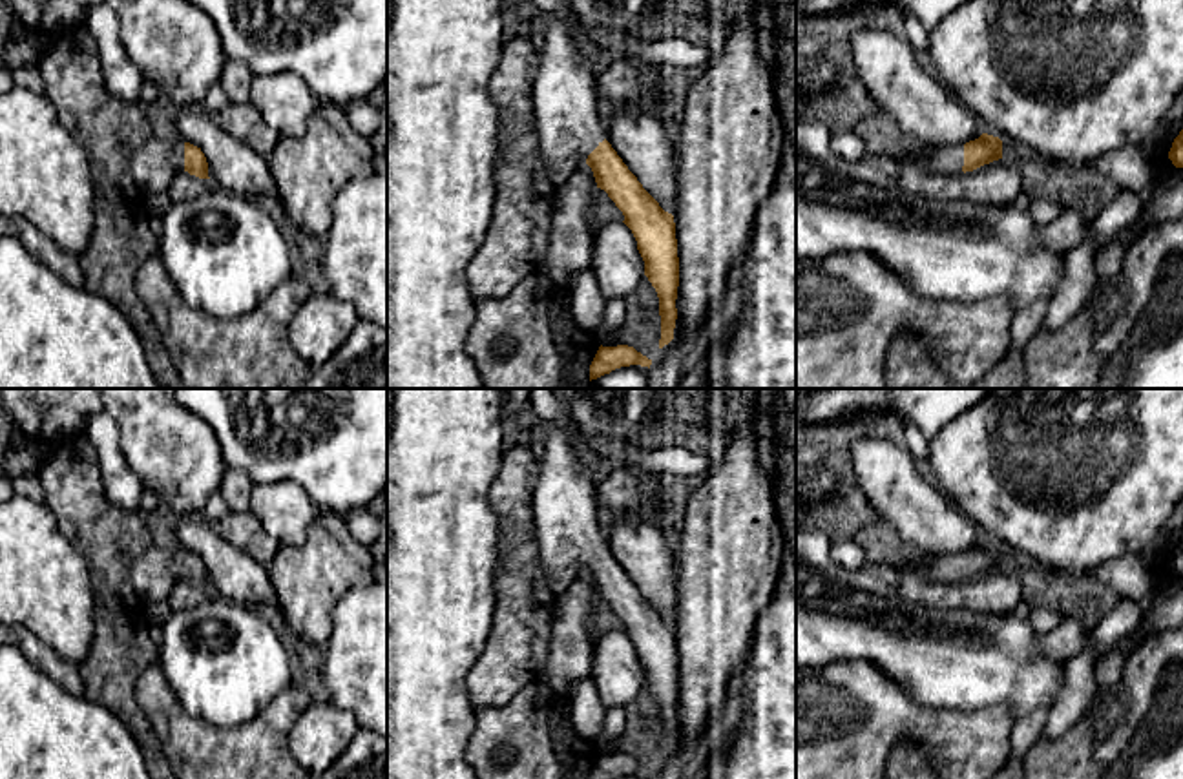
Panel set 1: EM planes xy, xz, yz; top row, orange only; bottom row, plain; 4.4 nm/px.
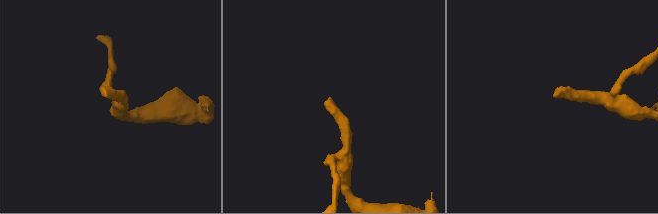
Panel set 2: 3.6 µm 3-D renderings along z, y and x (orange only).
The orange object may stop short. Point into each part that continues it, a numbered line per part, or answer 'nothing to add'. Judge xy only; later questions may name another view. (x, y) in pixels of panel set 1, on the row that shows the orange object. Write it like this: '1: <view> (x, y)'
1: xy (161, 157)

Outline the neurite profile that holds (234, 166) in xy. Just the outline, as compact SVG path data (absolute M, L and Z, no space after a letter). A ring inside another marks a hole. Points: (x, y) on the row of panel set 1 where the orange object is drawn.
M201 104L166 111L166 131L204 153L214 186L245 197L277 195L268 159L228 135Z

